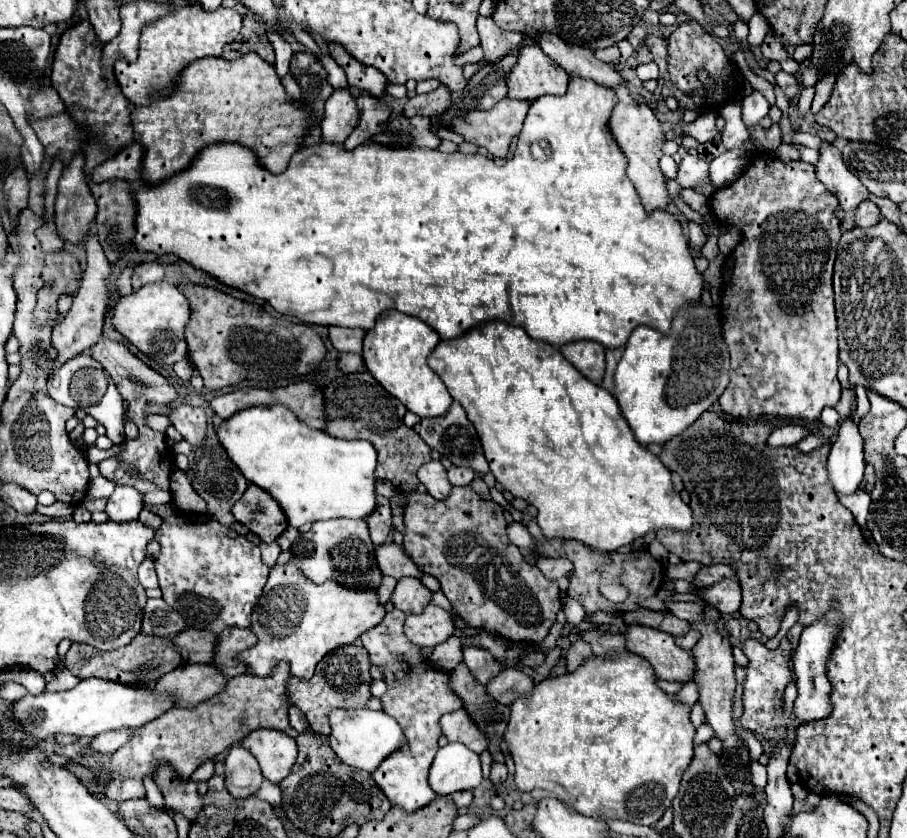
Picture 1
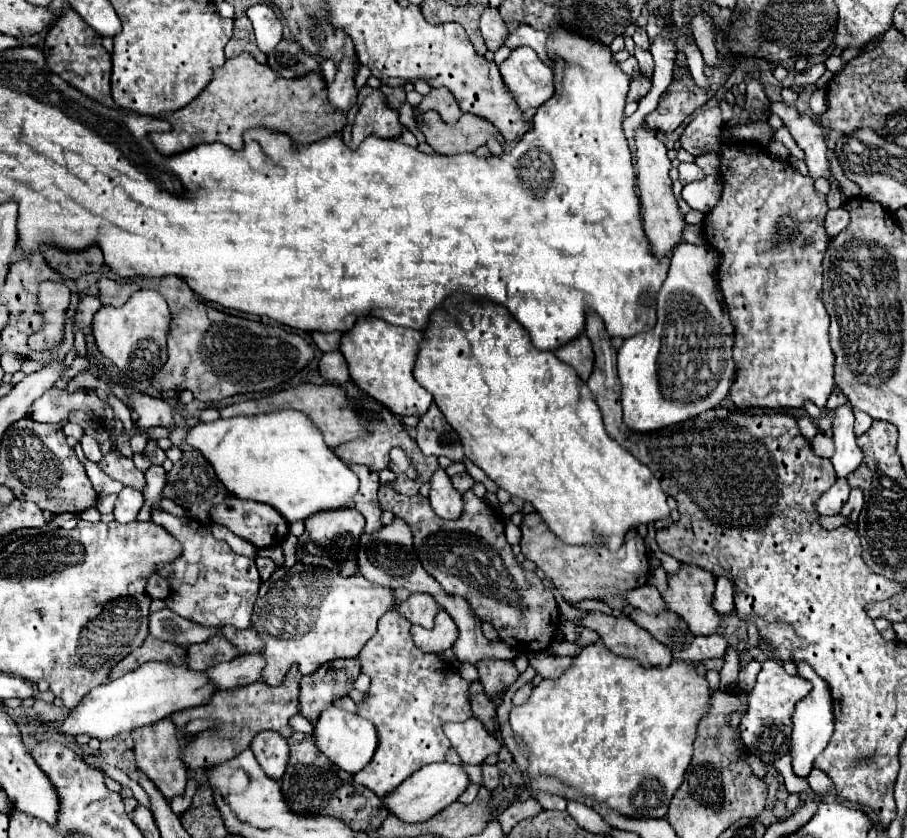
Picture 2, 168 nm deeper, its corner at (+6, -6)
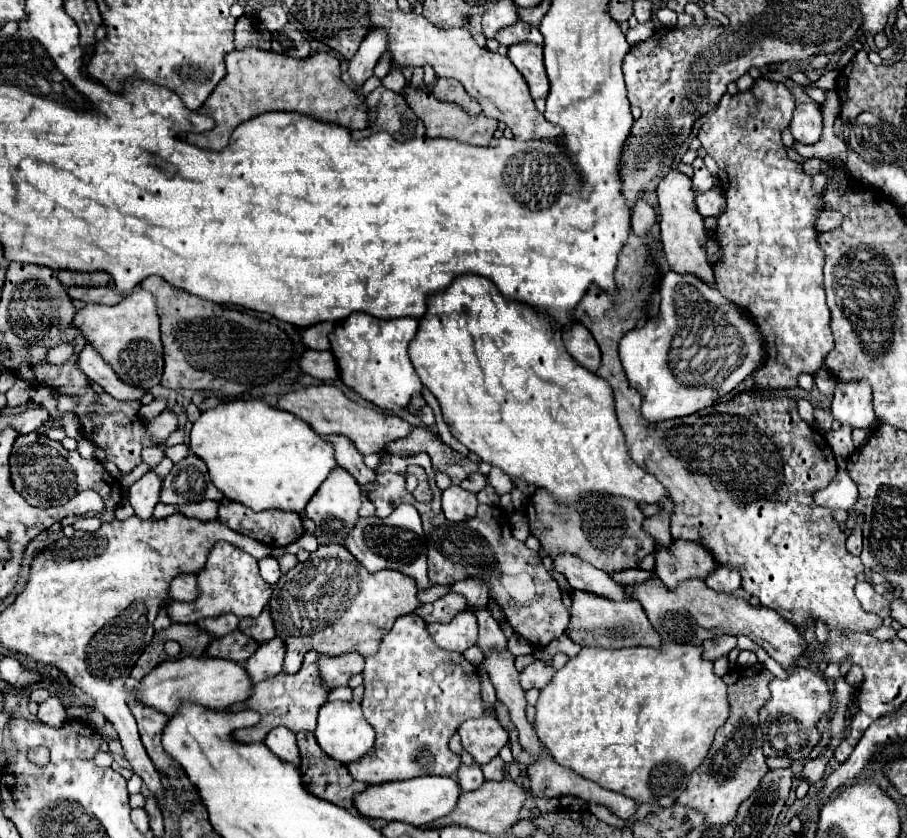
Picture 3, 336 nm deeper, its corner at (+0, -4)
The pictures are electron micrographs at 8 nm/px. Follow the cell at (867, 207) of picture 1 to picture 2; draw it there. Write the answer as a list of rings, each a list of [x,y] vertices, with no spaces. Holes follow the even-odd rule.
[[[835,208],[835,210],[827,212],[825,230],[829,232],[829,236],[837,236],[847,226],[849,226],[849,212],[845,208]]]

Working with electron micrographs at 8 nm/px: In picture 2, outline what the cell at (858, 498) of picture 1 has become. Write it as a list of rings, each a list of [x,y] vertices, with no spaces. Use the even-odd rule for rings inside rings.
[[[839,478],[817,502],[817,512],[823,514],[823,516],[835,516],[841,512],[843,504],[847,502],[847,496],[849,496],[849,484],[847,480]]]

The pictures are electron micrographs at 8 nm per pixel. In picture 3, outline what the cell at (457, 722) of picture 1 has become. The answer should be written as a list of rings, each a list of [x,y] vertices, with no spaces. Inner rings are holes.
[[[487,712],[481,718],[465,720],[459,734],[463,748],[475,758],[477,764],[487,764],[493,760],[509,740],[509,734],[503,730],[493,712]]]

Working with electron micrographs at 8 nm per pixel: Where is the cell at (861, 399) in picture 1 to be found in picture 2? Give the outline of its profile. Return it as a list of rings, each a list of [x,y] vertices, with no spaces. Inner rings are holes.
[[[855,410],[855,434],[857,436],[861,436],[871,426],[871,422],[873,422],[873,418],[869,414],[865,414],[861,410]]]

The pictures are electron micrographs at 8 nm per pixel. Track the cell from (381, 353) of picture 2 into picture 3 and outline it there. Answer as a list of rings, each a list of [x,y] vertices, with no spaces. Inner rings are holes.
[[[363,312],[351,314],[339,322],[329,340],[331,354],[339,366],[339,378],[351,390],[355,390],[363,400],[391,412],[401,412],[407,408],[413,394],[421,392],[421,380],[415,374],[411,360],[407,356],[407,346],[417,332],[415,318],[393,318],[375,320]]]

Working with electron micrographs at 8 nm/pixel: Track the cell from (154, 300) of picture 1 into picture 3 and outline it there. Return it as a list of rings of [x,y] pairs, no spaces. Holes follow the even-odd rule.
[[[135,288],[115,306],[85,304],[77,310],[73,324],[125,384],[149,390],[161,382],[163,344],[159,332],[159,314],[151,292]]]

